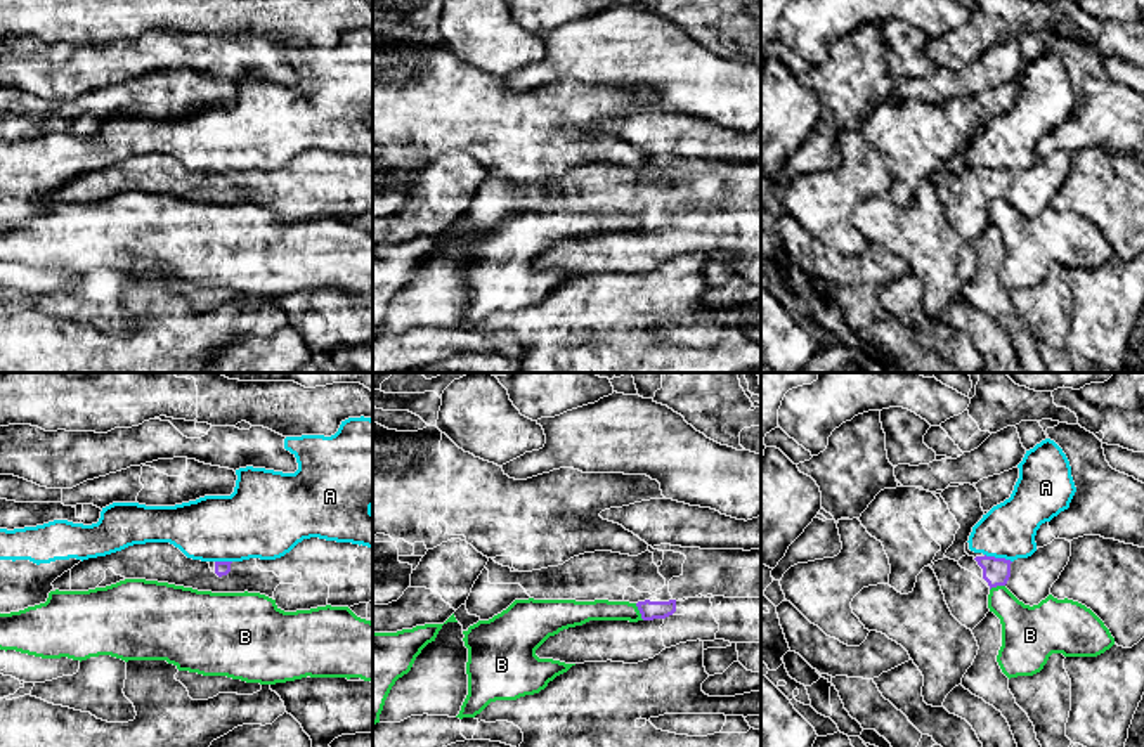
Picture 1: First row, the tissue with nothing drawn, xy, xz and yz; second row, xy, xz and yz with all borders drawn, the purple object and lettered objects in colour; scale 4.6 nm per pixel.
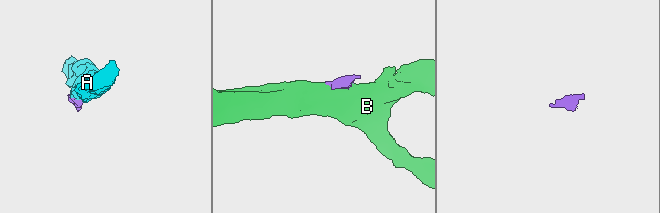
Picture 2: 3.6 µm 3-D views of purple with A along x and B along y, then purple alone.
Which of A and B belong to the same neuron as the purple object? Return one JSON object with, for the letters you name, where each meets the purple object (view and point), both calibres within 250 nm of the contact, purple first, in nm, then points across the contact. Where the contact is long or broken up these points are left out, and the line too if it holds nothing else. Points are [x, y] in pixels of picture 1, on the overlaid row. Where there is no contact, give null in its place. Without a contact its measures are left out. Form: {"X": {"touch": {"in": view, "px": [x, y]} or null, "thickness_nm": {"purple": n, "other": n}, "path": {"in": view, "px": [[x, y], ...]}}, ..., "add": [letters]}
{"add": []}

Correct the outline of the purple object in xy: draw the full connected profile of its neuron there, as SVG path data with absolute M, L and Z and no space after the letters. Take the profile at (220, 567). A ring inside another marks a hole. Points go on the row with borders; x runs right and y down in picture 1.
M303 539L276 560L208 562L187 558L170 542L133 544L88 558L57 577L59 591L88 591L125 579L168 582L211 593L260 593L284 612L373 601L373 548Z

